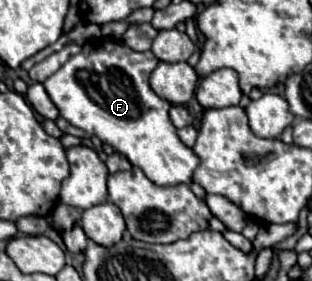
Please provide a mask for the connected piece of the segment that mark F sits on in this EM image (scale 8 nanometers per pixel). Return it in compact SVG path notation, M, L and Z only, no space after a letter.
M99 38L99 40L83 44L81 52L71 56L53 76L49 76L43 82L43 86L65 120L69 120L73 126L85 130L87 134L99 136L101 142L113 146L119 154L125 154L127 160L133 166L141 168L143 174L151 182L155 182L157 186L189 184L193 180L193 172L197 170L201 160L197 158L197 154L191 148L187 148L179 140L177 128L173 126L173 122L169 118L171 104L167 100L159 98L149 86L149 76L157 64L159 64L159 60L153 52L135 52L129 46L121 44L119 40Z

